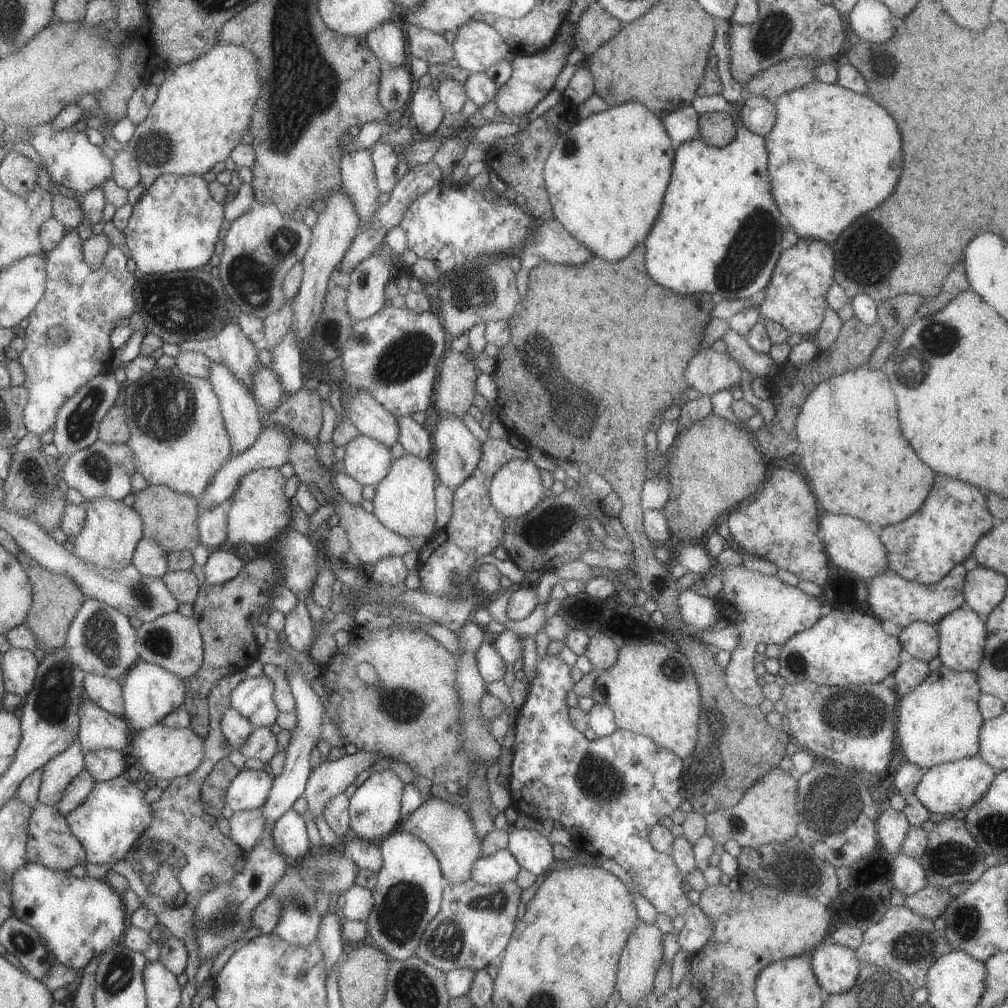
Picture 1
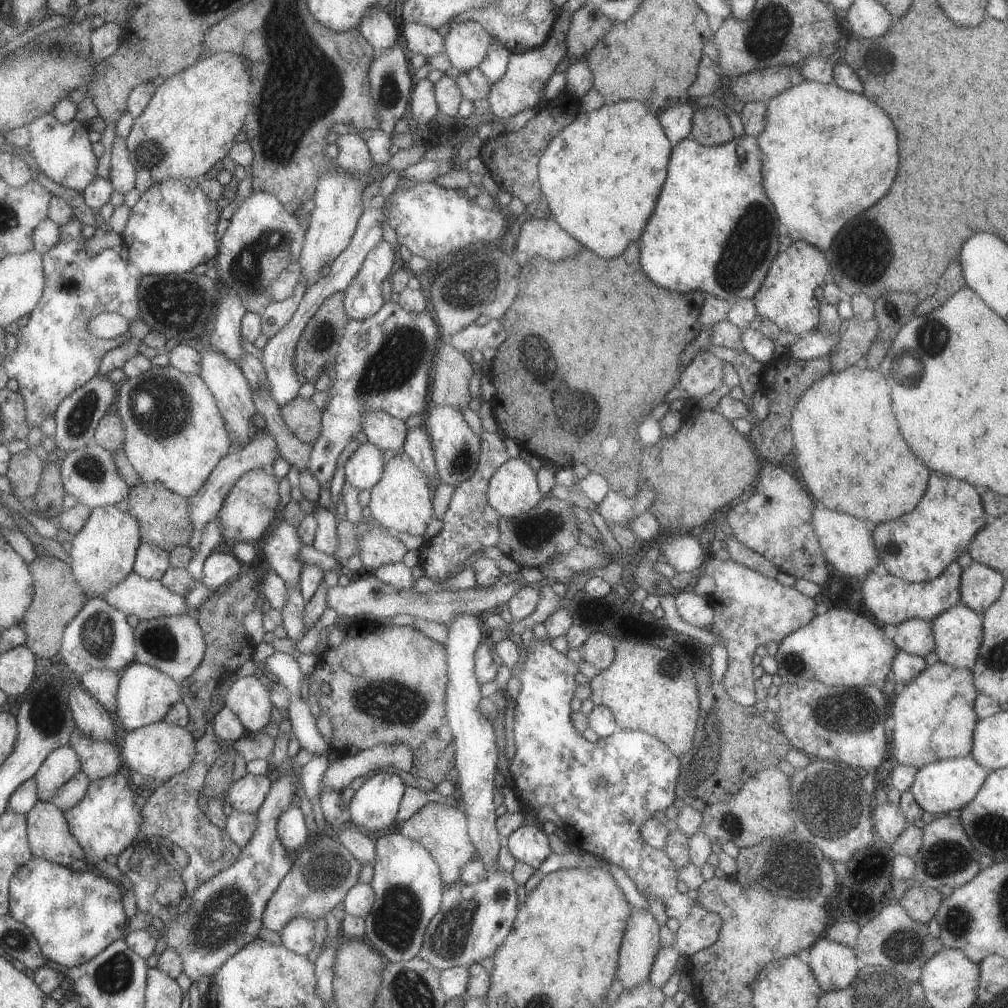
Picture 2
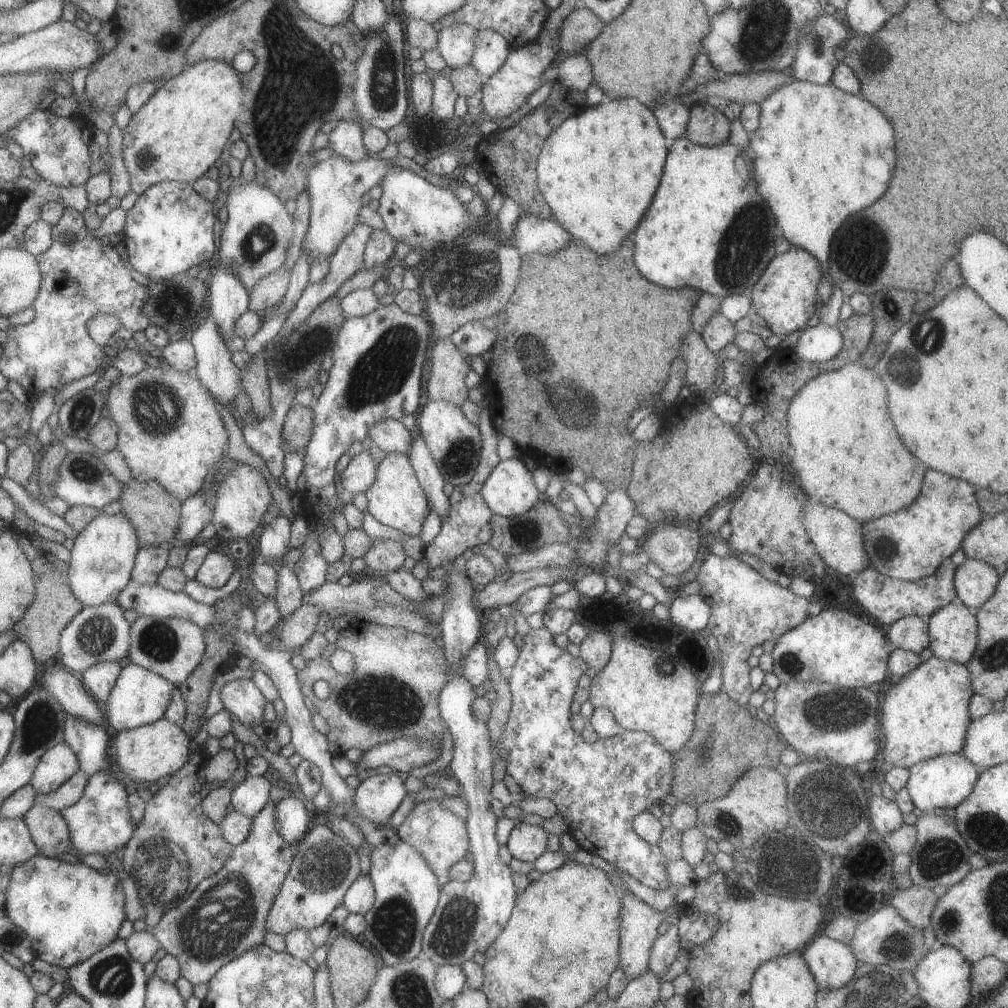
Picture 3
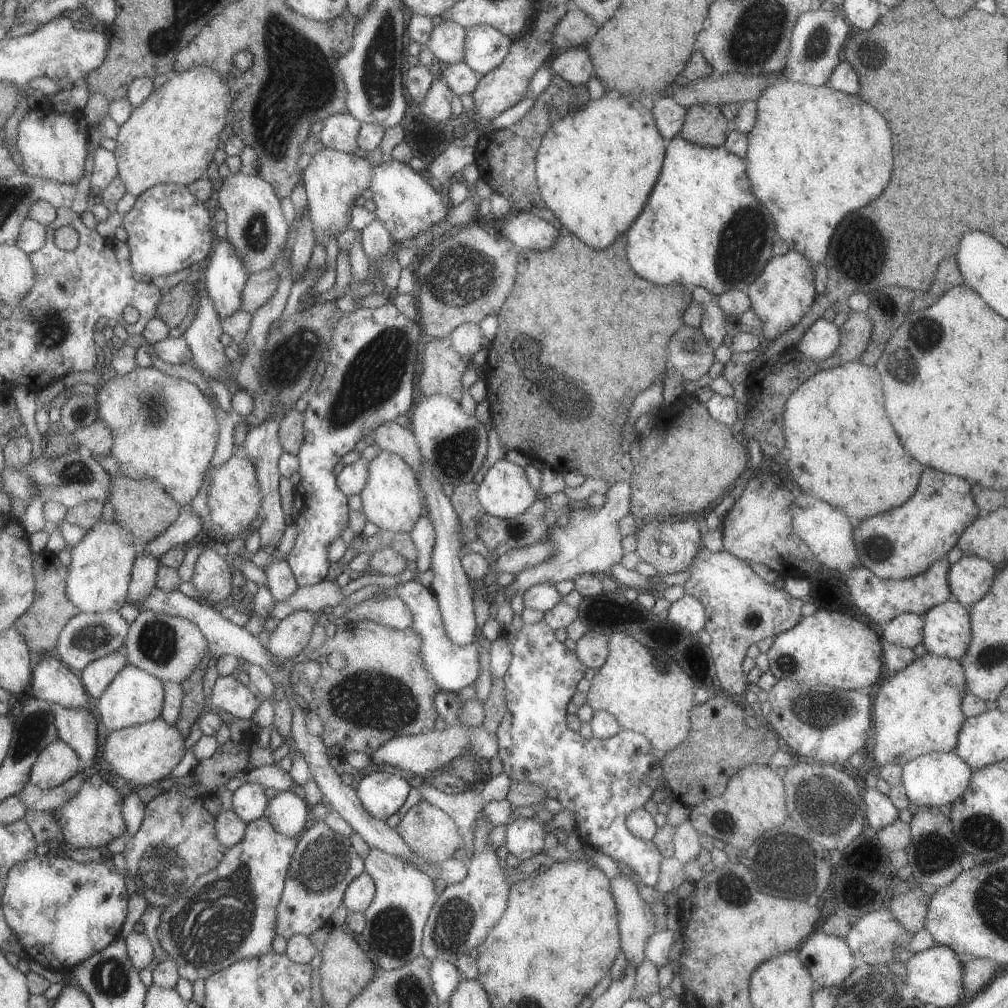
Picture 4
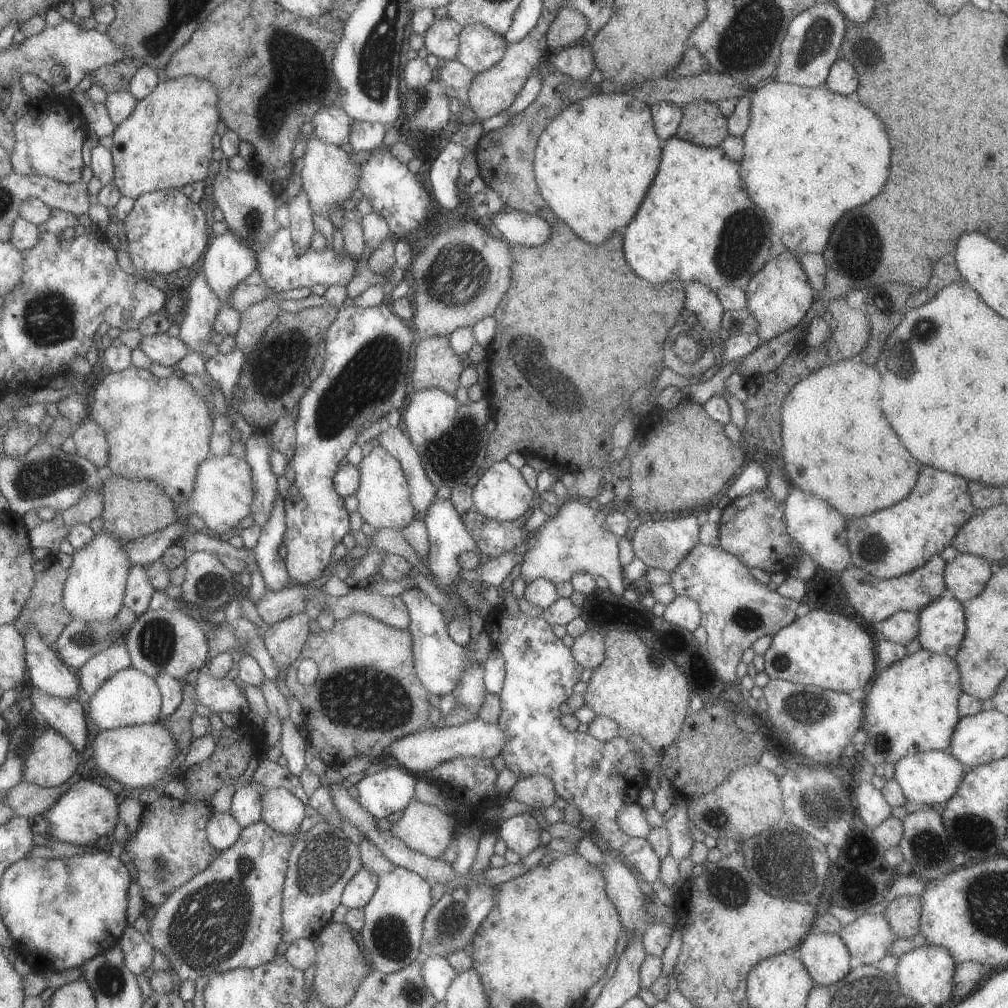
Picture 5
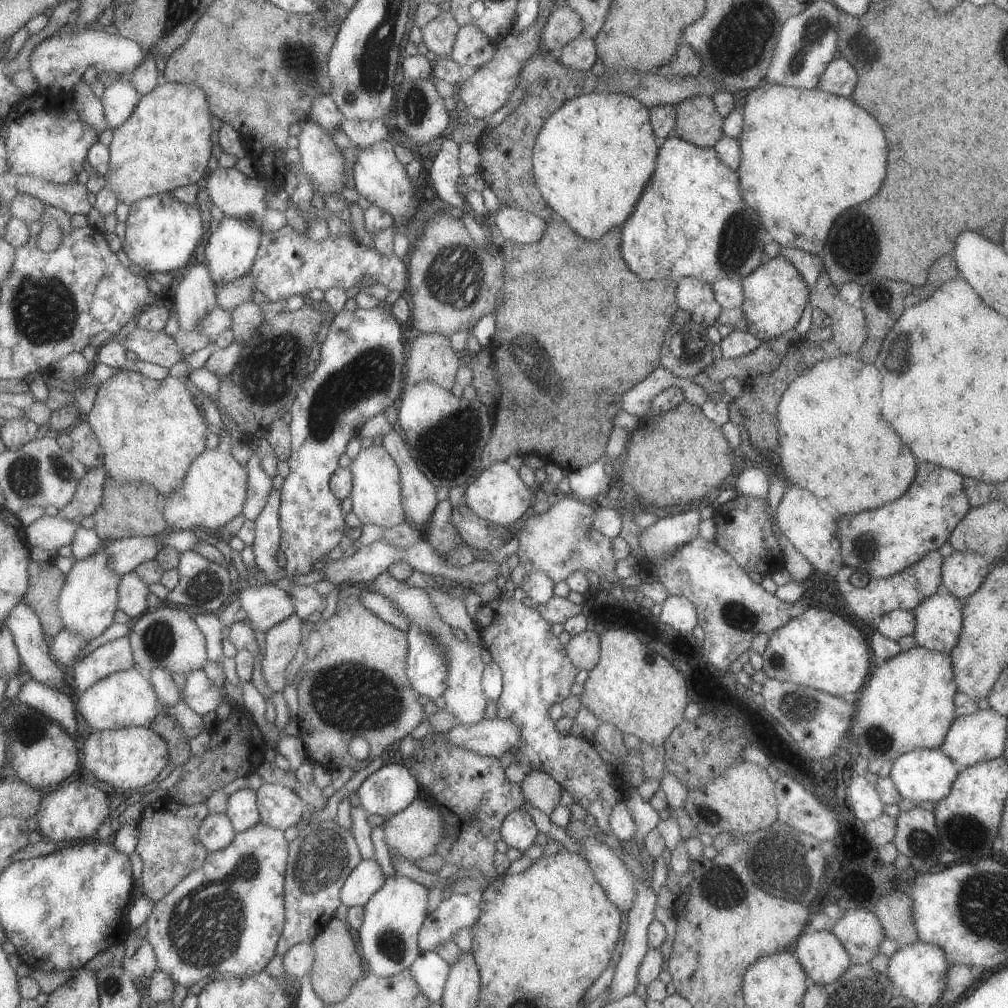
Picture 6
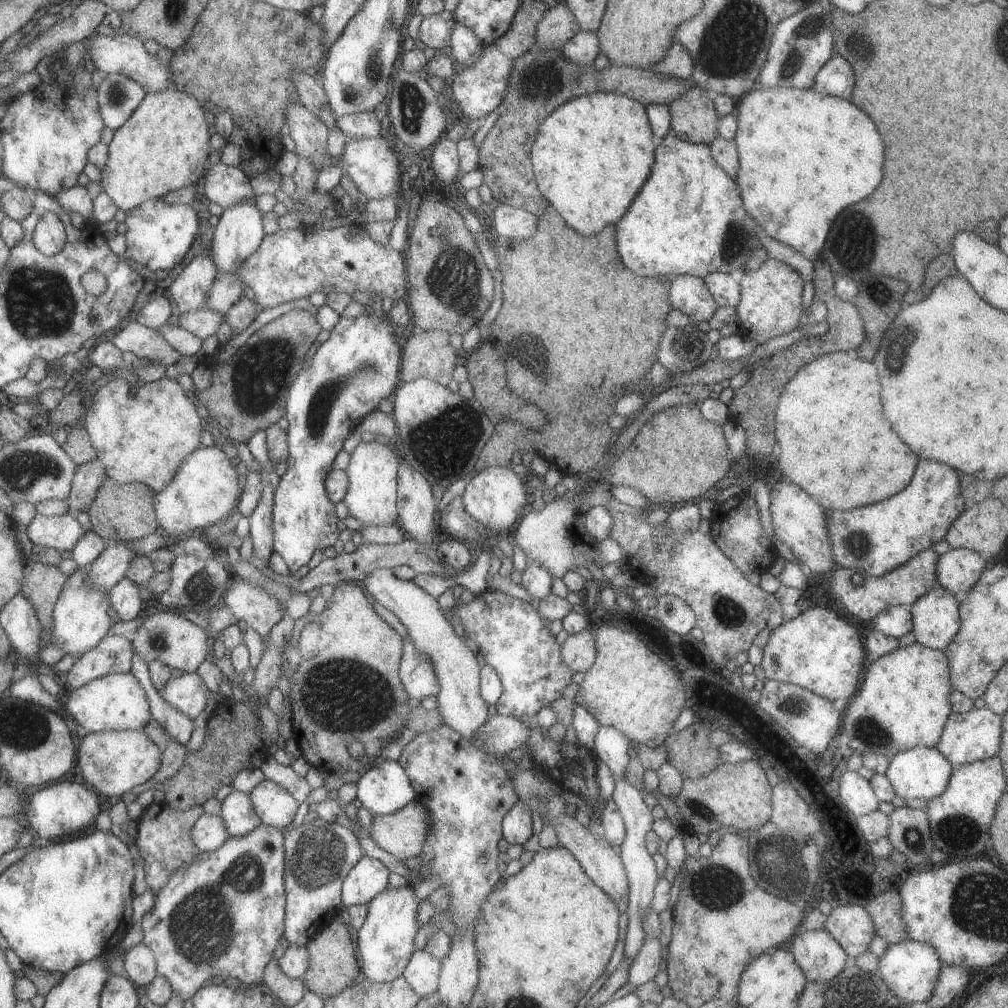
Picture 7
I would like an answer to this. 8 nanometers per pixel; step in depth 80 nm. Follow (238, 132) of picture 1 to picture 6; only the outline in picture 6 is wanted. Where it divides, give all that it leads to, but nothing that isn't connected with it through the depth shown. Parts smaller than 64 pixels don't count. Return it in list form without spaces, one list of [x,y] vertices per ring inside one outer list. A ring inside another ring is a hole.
[[[165,81],[151,92],[139,97],[131,116],[112,130],[108,145],[109,166],[105,176],[118,202],[130,205],[137,199],[159,193],[171,192],[174,188],[197,182],[207,174],[207,160],[211,156],[211,113],[204,90],[195,83],[170,83]]]

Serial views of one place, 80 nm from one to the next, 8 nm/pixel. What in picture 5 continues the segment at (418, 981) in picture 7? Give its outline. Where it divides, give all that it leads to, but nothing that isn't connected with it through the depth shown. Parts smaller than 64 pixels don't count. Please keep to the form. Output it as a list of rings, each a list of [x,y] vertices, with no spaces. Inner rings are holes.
[[[427,957],[421,960],[422,977],[427,990],[436,1001],[443,1001],[446,990],[456,977],[457,971],[443,957]]]

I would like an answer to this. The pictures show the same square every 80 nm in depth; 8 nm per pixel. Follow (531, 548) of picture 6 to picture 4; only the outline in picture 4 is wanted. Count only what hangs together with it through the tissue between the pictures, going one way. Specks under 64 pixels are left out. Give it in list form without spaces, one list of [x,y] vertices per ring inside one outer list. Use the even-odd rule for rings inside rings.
[[[627,479],[611,480],[606,491],[605,504],[598,509],[577,508],[565,510],[568,513],[568,523],[564,527],[557,524],[550,529],[547,539],[554,542],[554,555],[541,564],[526,568],[514,575],[512,582],[497,591],[503,592],[505,600],[509,601],[515,594],[523,594],[530,586],[547,583],[557,584],[560,580],[573,580],[581,573],[593,573],[603,576],[608,574],[613,563],[619,563],[623,556],[618,531],[618,522],[629,515],[630,484]]]

